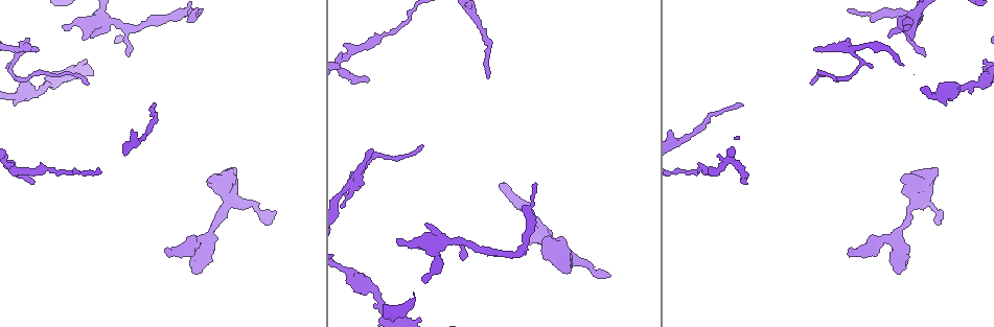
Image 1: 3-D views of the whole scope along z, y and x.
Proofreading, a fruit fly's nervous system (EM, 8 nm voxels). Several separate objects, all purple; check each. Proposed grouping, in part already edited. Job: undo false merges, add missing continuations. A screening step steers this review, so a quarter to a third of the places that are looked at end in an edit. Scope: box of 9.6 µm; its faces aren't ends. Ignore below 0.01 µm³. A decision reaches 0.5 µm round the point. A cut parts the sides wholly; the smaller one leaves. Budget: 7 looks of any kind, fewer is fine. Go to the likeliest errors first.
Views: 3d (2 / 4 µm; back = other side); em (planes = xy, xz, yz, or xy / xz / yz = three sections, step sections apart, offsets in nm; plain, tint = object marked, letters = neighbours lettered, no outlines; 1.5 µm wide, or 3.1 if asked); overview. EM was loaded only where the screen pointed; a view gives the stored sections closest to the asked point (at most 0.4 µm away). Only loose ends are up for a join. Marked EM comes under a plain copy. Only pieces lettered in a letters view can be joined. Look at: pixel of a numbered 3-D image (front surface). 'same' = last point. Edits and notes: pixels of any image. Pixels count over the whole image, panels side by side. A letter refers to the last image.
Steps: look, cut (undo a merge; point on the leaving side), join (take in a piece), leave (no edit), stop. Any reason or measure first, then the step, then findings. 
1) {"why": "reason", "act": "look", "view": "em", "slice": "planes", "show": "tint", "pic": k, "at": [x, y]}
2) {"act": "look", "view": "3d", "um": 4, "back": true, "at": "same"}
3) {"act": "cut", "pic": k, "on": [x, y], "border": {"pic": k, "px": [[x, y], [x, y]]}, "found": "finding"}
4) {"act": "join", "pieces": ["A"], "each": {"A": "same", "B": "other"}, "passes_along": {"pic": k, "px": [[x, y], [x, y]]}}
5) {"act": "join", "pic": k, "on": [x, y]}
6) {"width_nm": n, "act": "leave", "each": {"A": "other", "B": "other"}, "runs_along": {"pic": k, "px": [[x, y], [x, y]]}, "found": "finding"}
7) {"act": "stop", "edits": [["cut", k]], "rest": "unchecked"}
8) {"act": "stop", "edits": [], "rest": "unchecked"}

{"why": "branch stops here", "act": "look", "view": "em", "slice": "planes", "show": "letters", "pic": 1, "at": [814, 49]}

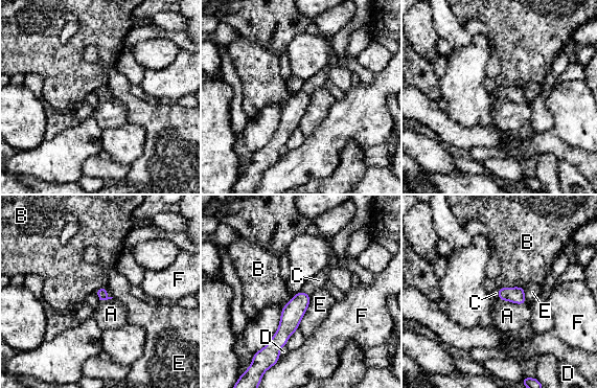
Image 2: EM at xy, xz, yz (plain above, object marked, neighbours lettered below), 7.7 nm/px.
{"longest_contact_nm": ["E", 280], "act": "join", "pieces": ["C"], "each": {"A": "other", "B": "other", "C": "same", "D": "other", "E": "other", "F": "other"}, "passes_along": {"pic": 2, "px": [[293, 312], [304, 293], [319, 280]]}, "found": "the neuron continues"}

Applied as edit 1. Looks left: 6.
{"act": "look", "view": "overview"}

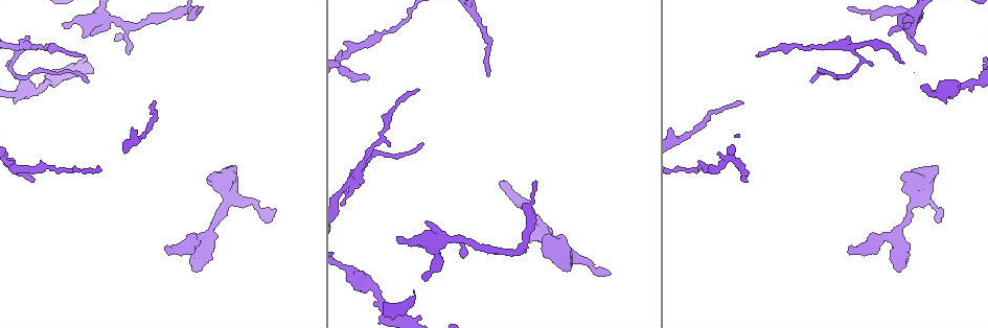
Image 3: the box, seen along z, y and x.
{"why": "stops while still wide", "act": "look", "view": "em", "slice": "planes", "show": "tint", "pic": 3, "at": [191, 266]}

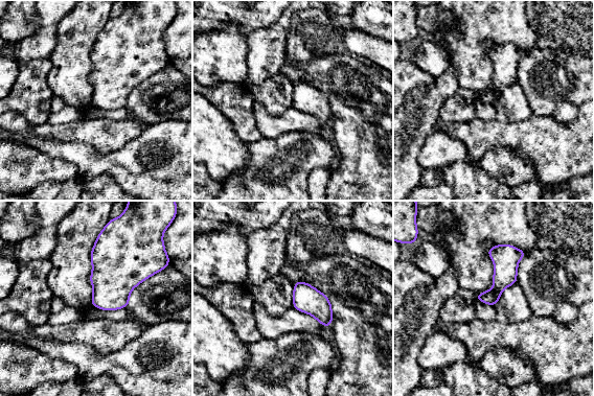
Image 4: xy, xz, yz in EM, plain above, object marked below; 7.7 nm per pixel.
{"act": "look", "view": "em", "slice": "planes", "show": "letters", "at": "same"}

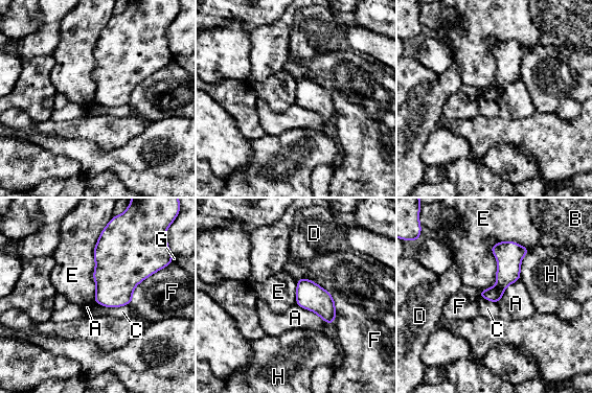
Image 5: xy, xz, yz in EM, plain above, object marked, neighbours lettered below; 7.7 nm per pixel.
{"act": "leave", "each": {"A": "other", "B": "other", "C": "other", "D": "other", "E": "other", "F": "other", "G": "other", "H": "other"}, "border": {"pic": 5, "px": [[529, 249], [478, 291]]}, "found": "no lettered piece goes on from it"}

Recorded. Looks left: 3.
{"why": "calibre changes", "act": "look", "view": "em", "slice": "planes", "show": "tint", "pic": 3, "at": [954, 92]}

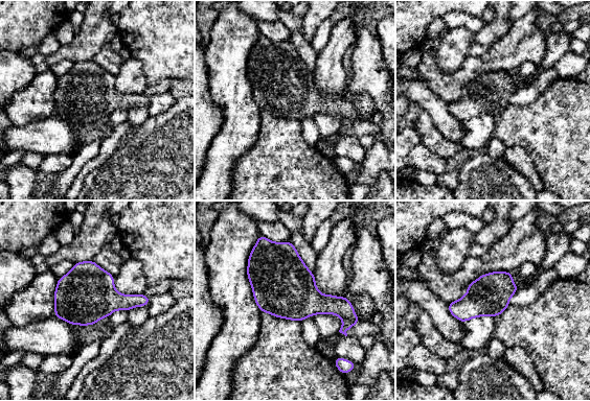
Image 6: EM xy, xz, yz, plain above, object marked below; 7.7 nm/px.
{"act": "look", "view": "em", "slice": "planes", "show": "letters", "at": "same"}

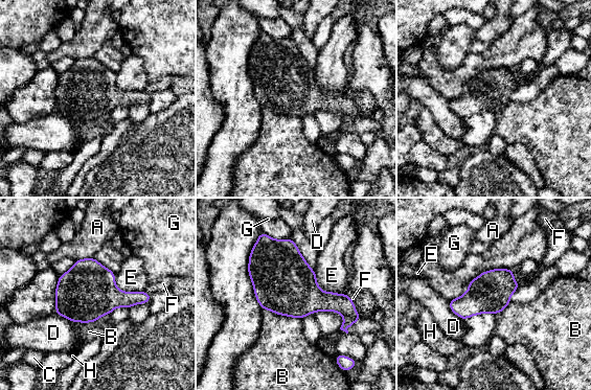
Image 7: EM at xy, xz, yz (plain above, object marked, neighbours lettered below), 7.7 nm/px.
{"act": "leave", "each": {"A": "other", "B": "other", "C": "other", "D": "other", "E": "other", "F": "other", "G": "other", "H": "other"}, "found": "one neuron here"}

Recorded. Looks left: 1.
{"act": "stop", "edits": [["join", 2]], "rest": "unchecked"}

